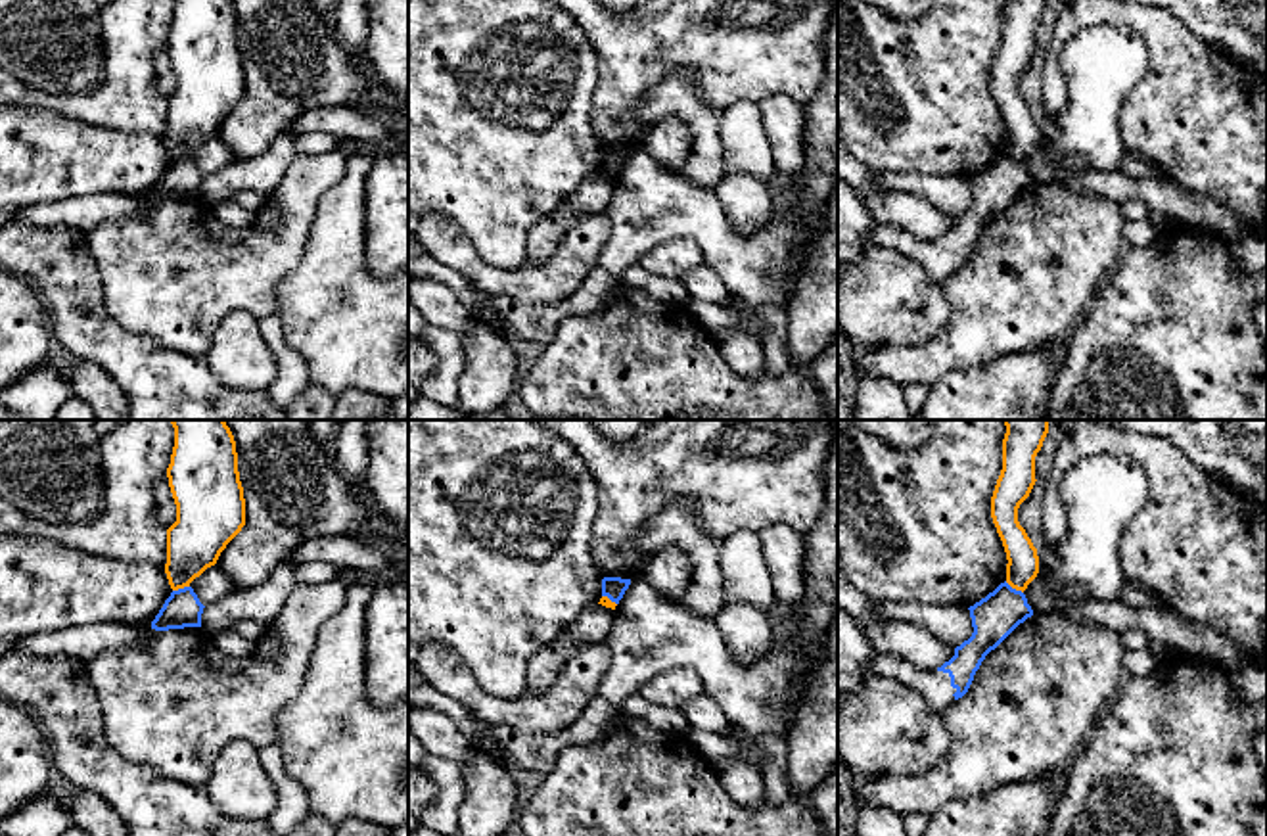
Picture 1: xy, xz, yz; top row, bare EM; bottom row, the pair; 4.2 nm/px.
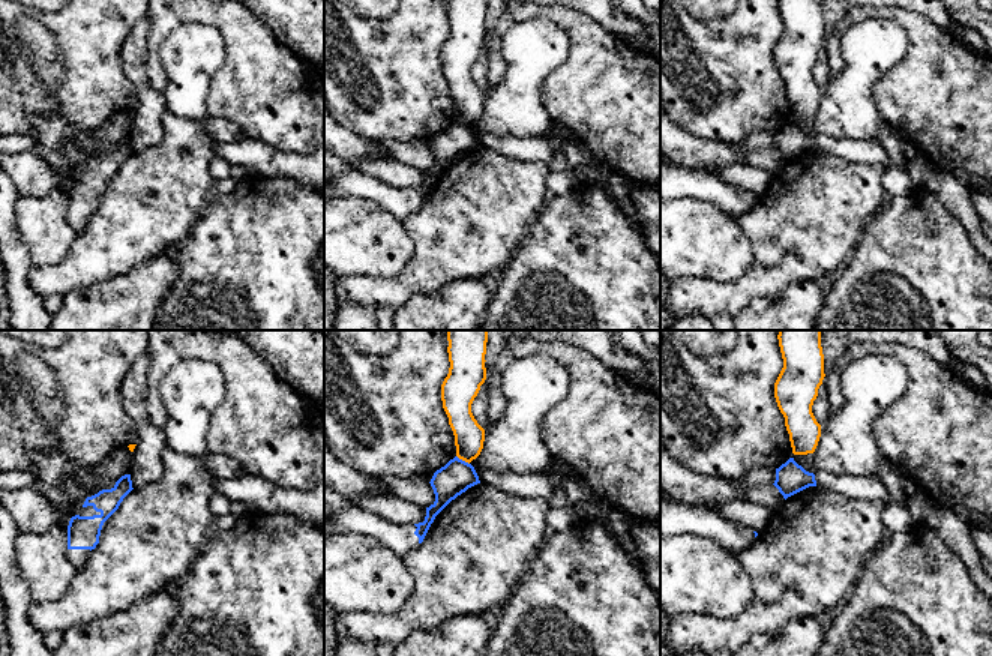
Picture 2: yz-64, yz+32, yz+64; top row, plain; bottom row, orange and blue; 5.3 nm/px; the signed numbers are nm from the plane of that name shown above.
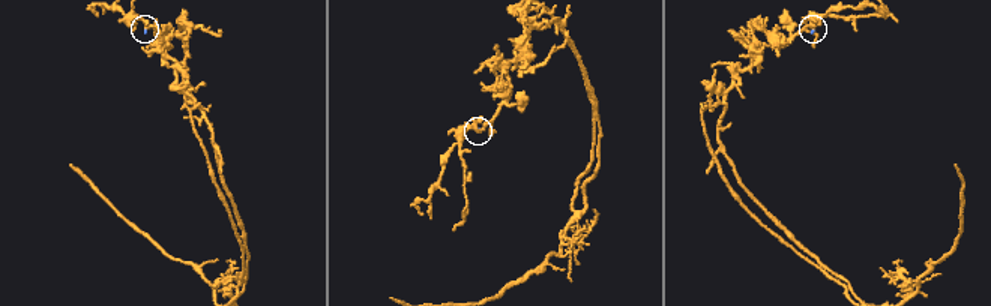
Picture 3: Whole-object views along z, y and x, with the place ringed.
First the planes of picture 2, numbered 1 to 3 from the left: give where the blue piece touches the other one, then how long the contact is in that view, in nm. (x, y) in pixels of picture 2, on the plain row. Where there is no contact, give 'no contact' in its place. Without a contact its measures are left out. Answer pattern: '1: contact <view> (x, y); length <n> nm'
1: no contact
2: contact yz+32 (462, 123); length 90 nm
3: no contact

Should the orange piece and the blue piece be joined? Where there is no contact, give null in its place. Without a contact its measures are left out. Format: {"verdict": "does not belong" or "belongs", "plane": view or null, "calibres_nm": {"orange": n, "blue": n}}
{"verdict": "does not belong", "plane": "yz", "calibres_nm": {"orange": 140, "blue": 190}}

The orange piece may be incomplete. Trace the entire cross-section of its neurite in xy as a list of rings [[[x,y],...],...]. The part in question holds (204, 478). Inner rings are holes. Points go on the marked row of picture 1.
[[[171,420],[174,447],[167,468],[176,522],[167,529],[165,573],[173,591],[190,587],[215,566],[226,545],[245,525],[245,499],[238,472],[236,441],[224,420]]]

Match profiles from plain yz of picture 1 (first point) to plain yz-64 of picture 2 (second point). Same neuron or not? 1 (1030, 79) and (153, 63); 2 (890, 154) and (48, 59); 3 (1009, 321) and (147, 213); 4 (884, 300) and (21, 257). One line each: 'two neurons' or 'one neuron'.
1: two neurons
2: two neurons
3: one neuron
4: two neurons

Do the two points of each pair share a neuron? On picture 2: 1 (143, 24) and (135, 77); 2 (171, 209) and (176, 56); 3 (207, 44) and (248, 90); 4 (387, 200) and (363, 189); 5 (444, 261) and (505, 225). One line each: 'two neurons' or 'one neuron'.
1: one neuron
2: two neurons
3: two neurons
4: one neuron
5: one neuron

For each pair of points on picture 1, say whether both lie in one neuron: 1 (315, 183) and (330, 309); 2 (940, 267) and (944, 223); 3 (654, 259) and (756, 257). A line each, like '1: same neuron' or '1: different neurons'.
1: different neurons
2: different neurons
3: different neurons

